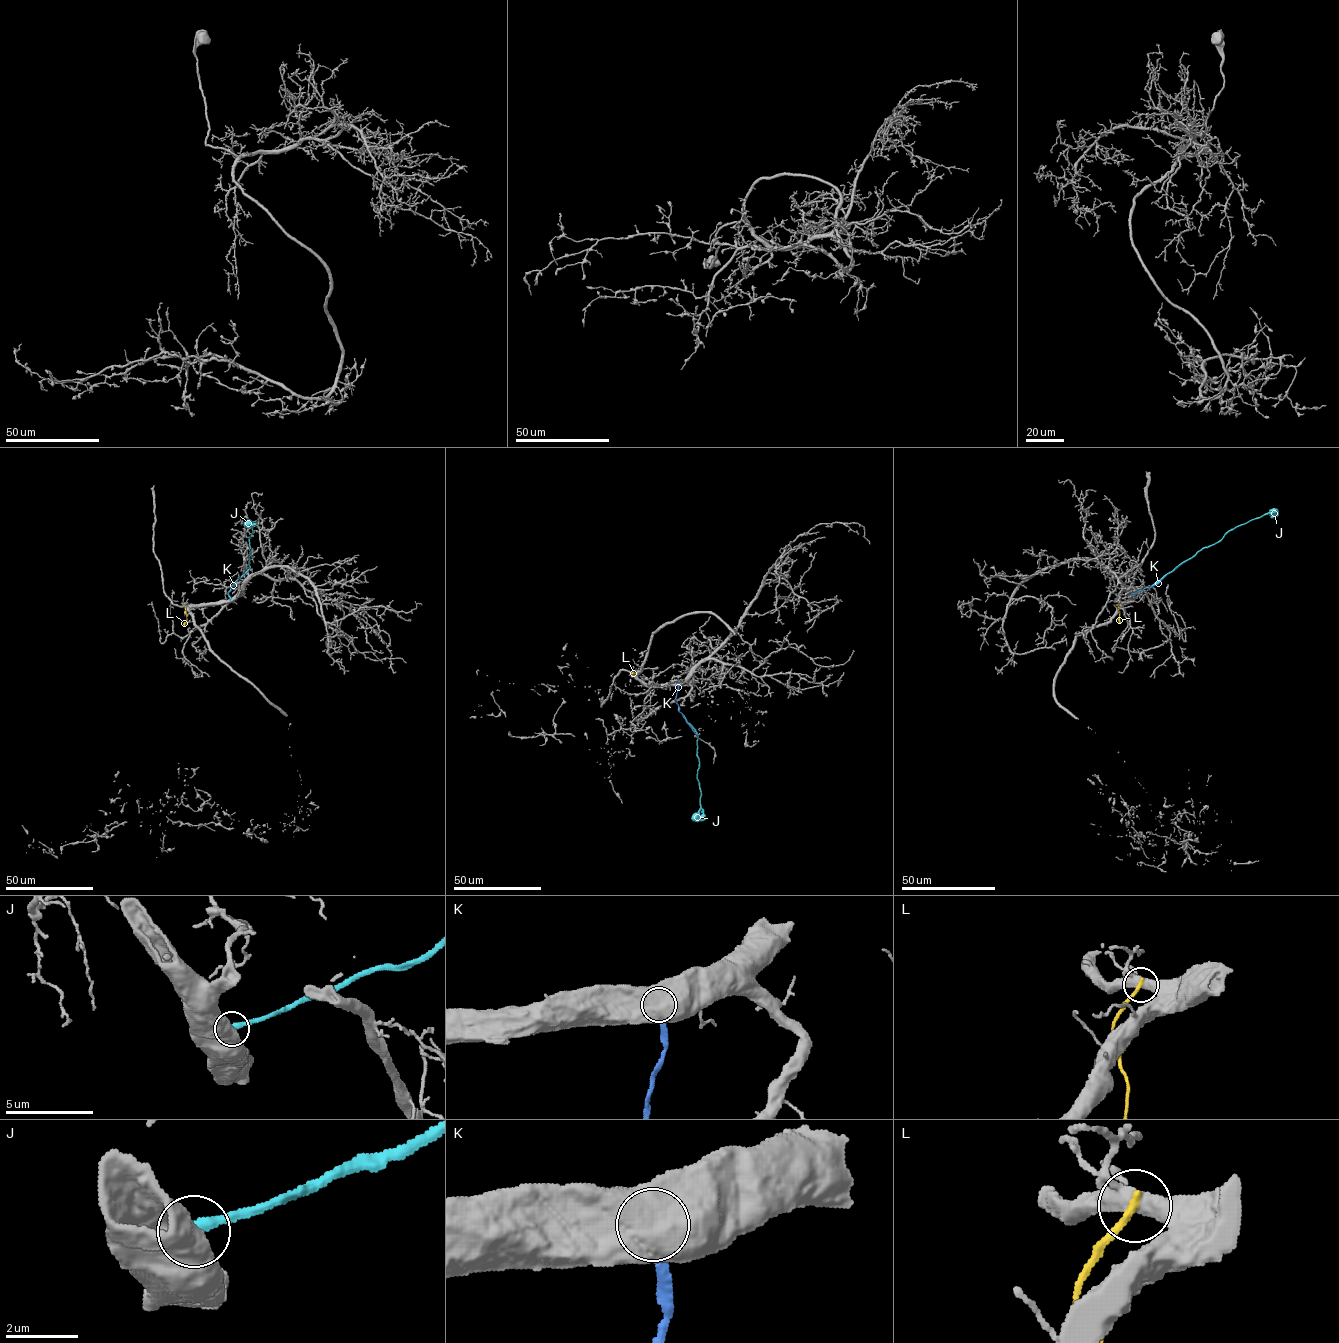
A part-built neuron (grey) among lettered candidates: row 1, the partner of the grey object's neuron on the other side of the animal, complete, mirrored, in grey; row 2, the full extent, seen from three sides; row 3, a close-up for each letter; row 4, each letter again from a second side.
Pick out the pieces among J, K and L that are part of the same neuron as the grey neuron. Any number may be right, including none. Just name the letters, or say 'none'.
none

